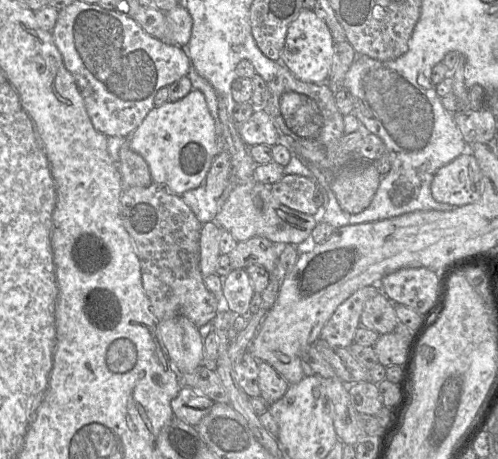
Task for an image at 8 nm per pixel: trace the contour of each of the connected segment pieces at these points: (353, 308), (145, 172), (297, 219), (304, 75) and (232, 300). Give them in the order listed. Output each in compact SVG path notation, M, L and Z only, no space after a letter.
M379 284L357 290L337 307L322 328L320 339L332 347L350 347L354 343L354 334L360 326L364 304L380 292Z
M125 138L120 147L116 164L124 188L146 187L153 182L148 164L141 155L131 149L128 138Z
M257 180L237 184L212 222L227 230L237 242L259 236L280 246L299 245L310 237L312 230L317 225L314 216L295 211L281 204L272 195L271 186Z
M302 9L288 27L280 62L301 81L325 83L330 74L333 46L334 41L326 23L316 15L314 10Z
M233 269L225 277L222 291L231 312L238 315L249 312L250 301L255 292L245 269Z

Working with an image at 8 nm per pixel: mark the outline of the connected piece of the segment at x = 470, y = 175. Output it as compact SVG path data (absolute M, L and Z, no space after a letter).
M461 154L441 167L431 183L435 201L461 207L477 202L482 191L482 174L472 154Z

